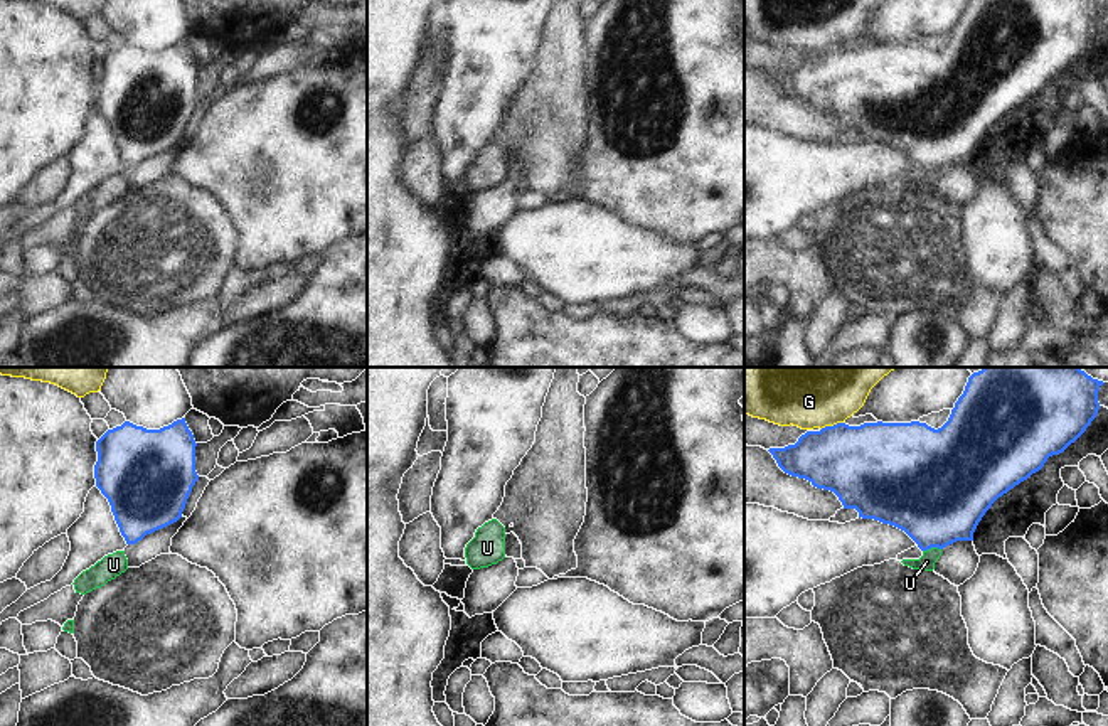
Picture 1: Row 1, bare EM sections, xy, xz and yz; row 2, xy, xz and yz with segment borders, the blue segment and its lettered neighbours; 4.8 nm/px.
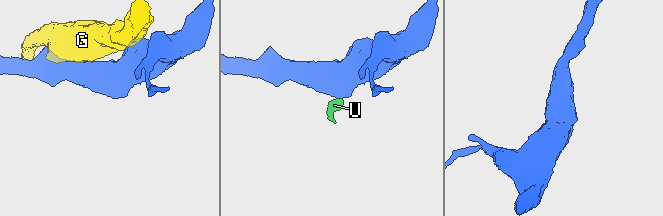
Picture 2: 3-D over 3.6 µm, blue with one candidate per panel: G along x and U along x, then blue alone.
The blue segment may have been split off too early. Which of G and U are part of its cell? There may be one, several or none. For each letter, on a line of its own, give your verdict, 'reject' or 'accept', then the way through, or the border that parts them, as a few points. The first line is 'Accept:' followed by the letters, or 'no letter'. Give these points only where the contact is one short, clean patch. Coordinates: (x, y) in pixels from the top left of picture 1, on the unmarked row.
Accept: no letter
G: reject
U: reject; border along yz (940, 170), (923, 174)

